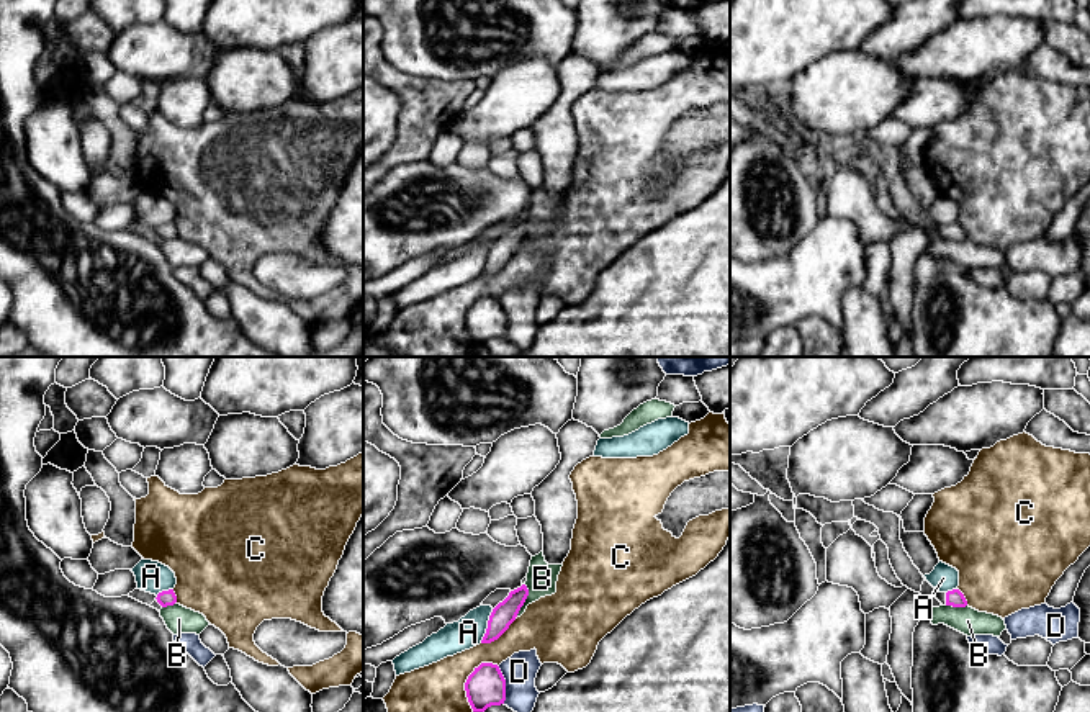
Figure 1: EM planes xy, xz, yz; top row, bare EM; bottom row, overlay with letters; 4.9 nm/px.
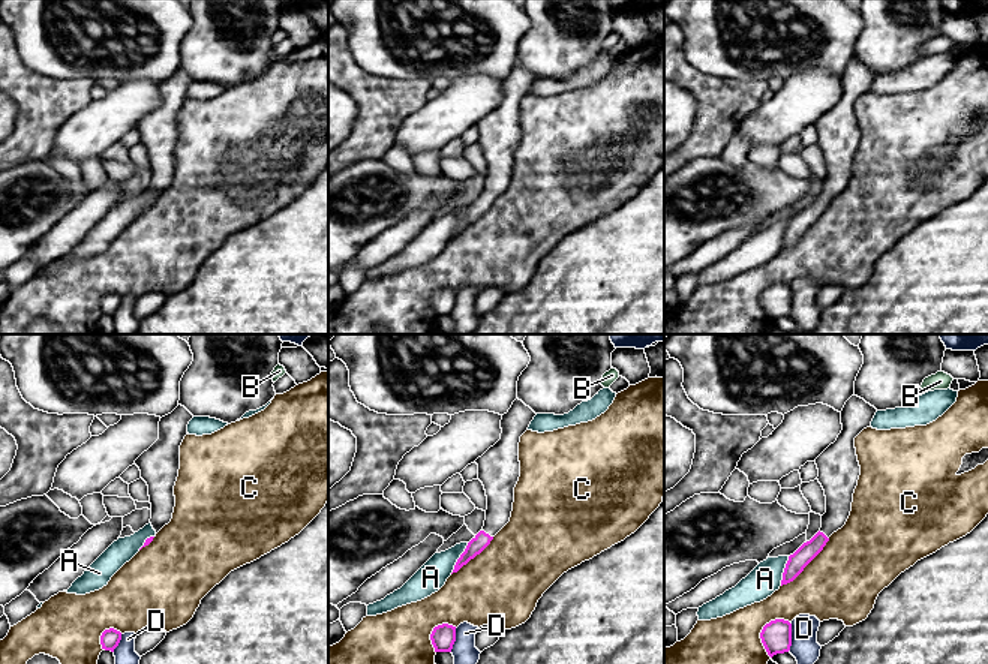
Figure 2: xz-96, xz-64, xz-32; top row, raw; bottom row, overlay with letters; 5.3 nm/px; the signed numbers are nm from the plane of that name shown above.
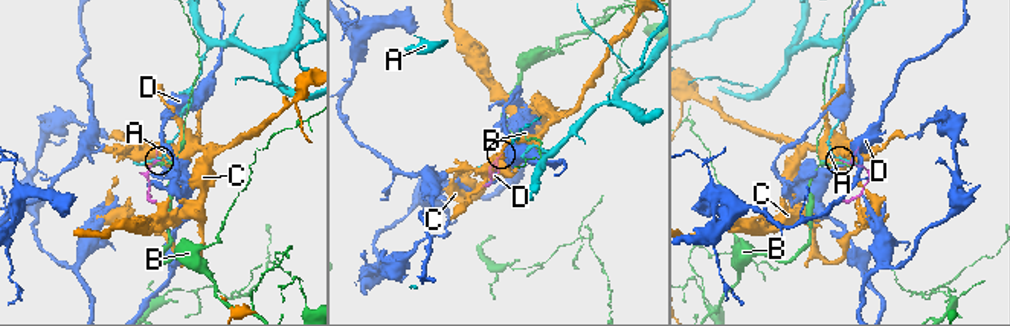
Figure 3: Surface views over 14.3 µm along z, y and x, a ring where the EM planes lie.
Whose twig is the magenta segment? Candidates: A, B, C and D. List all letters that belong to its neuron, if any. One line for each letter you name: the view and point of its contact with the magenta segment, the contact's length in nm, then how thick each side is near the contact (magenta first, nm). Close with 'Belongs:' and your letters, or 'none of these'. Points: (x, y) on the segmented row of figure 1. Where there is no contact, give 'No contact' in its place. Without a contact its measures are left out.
Belongs: none of these

